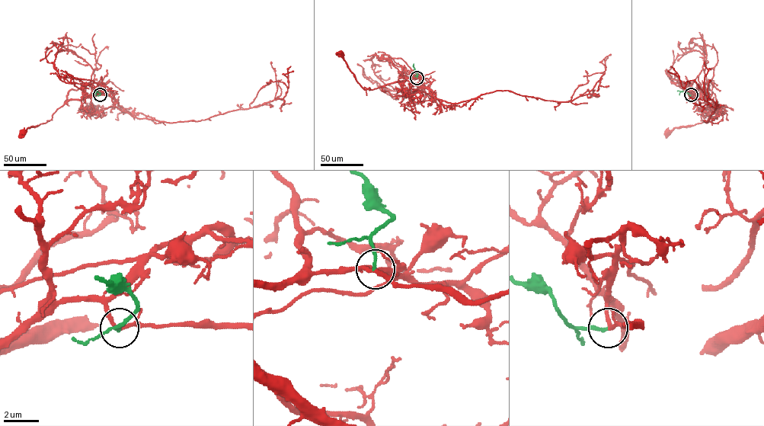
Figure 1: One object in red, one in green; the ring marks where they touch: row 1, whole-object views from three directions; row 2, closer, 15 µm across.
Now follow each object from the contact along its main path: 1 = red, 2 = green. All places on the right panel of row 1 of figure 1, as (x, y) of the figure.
1: (691, 95), (698, 100), (701, 107), (703, 121), (676, 127), (668, 132)
2: (691, 95), (682, 91), (679, 94)

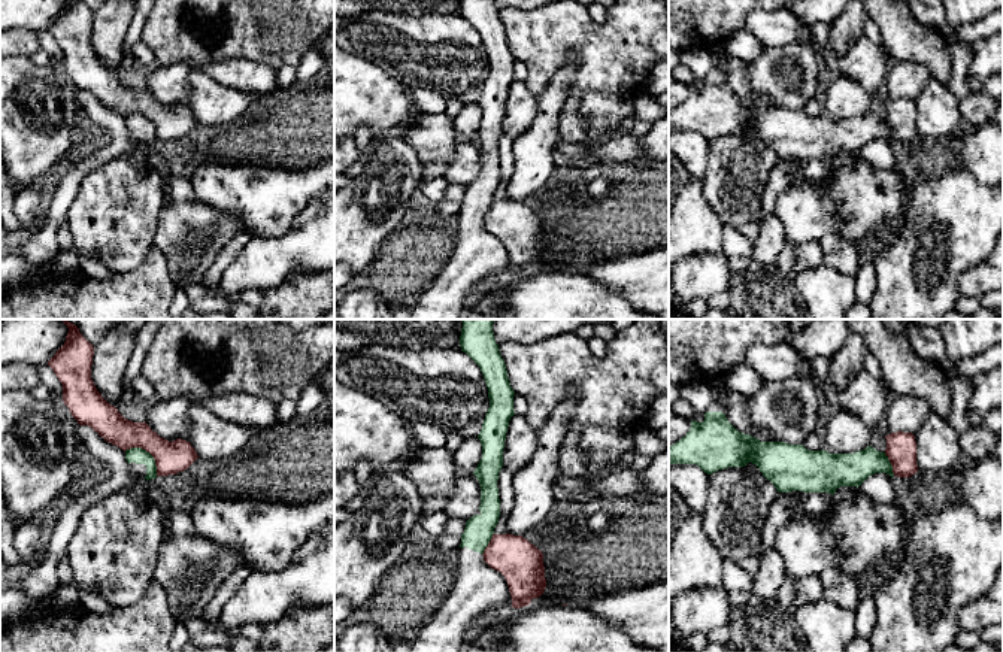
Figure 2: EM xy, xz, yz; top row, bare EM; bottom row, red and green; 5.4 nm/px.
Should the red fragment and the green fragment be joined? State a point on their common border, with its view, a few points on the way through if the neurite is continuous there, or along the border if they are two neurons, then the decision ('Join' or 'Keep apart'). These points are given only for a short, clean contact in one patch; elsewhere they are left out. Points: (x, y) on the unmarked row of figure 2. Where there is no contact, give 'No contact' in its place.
Touches red at xy (148, 117). Boundary: xy (124, 117), (144, 114), (152, 123), (157, 140). Keep apart

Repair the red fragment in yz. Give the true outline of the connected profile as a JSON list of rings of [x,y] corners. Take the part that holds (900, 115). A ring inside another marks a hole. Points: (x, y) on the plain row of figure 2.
[[[891,98],[885,101],[888,122],[894,142],[910,143],[918,137],[916,131],[916,107],[912,98]]]

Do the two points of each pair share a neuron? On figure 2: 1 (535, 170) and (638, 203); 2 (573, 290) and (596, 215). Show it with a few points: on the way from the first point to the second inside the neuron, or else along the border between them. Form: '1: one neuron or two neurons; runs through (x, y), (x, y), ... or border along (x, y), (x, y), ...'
1: two neurons; border along (558, 161), (551, 178), (526, 199)
2: two neurons; border along (567, 270), (579, 272)

